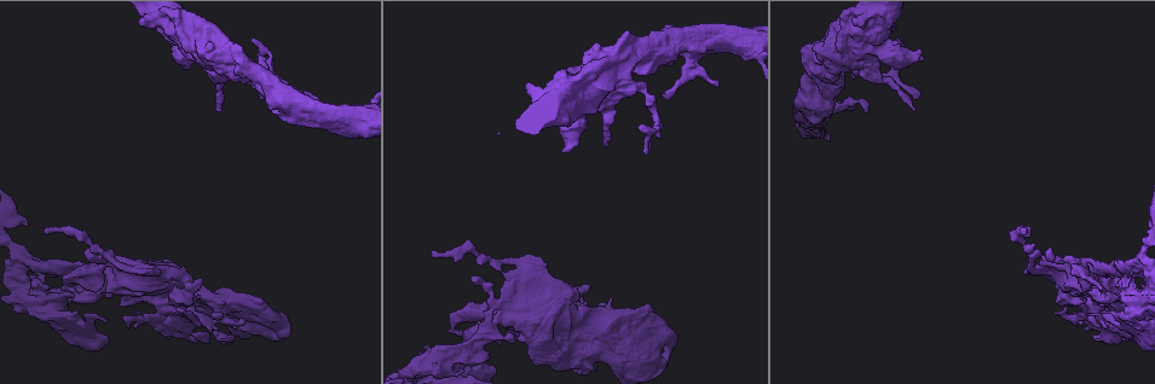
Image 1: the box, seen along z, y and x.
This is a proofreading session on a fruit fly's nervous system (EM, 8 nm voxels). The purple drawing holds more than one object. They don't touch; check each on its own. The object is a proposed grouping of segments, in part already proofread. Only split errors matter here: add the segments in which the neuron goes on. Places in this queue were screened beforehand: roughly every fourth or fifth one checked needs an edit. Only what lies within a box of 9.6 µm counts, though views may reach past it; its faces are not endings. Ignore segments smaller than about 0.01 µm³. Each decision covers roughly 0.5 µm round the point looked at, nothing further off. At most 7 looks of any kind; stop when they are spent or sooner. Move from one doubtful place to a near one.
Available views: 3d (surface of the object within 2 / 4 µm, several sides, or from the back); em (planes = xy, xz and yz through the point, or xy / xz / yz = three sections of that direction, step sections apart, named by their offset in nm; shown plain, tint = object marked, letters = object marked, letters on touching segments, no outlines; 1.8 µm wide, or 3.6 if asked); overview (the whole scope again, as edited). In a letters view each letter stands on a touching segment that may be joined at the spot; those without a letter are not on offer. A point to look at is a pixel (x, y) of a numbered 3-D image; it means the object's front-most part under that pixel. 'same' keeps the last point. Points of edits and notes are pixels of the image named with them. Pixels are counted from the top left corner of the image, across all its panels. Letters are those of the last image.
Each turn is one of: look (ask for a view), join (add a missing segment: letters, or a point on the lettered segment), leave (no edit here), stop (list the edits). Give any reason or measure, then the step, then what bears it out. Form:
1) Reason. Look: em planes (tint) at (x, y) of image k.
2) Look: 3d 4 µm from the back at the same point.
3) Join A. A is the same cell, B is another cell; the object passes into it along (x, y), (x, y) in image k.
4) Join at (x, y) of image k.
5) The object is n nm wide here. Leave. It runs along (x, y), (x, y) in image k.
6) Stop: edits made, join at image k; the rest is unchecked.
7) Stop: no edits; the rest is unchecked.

Closes a loop. Look: 3d 2 µm at (277, 319) of image 1.

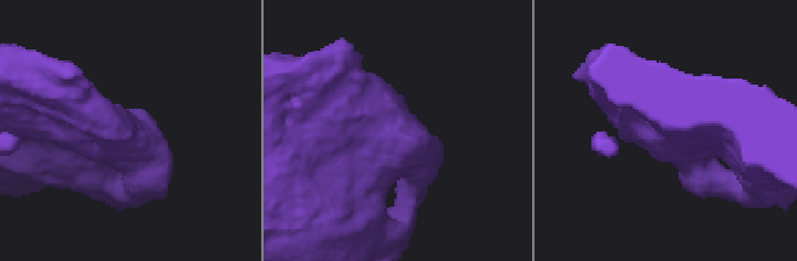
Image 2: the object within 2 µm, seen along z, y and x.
Look: em planes (tint) at (396, 143) of image 2.

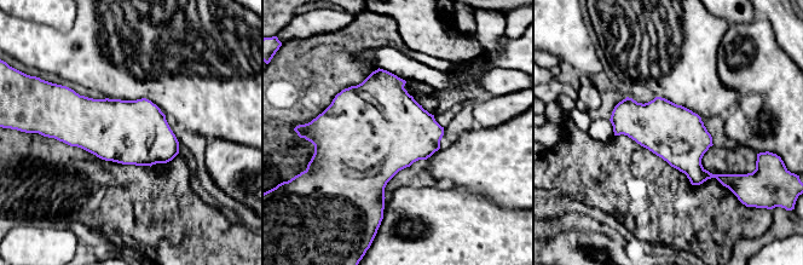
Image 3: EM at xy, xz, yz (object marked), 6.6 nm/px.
What lies round it. Look: em planes (letters) at the same point.

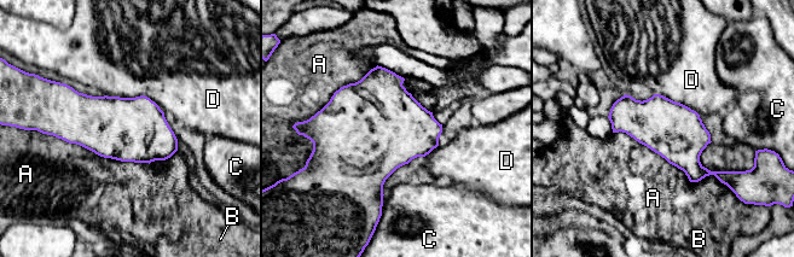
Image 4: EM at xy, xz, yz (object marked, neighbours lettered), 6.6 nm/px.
Leave. A, B, C and D are other cells; a border runs along (42, 133), (121, 161), (178, 150) in image 4; none of them fits.

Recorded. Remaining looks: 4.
Free end. Look: em planes (plain) at (202, 281) of image 1.

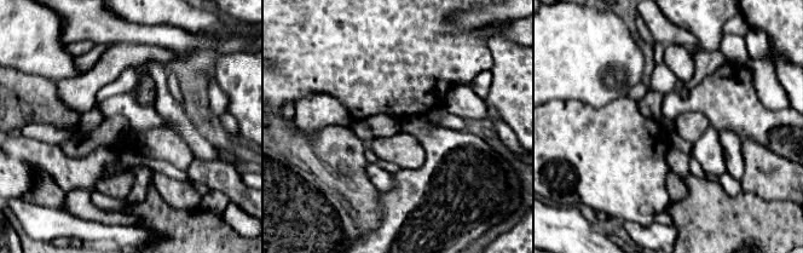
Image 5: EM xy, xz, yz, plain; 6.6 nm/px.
What lies round it. Look: em planes (letters) at the same point.

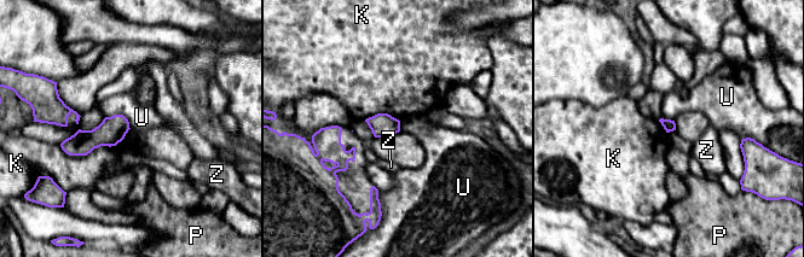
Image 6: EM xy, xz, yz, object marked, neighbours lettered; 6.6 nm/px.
Leave. K, P, U and Z are other cells; a border runs along (105, 116), (122, 115), (131, 128) in image 6; no lettered segment goes on from it.

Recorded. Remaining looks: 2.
Free end. Look: em yz step 8 (tint) at (916, 110) of image 1.

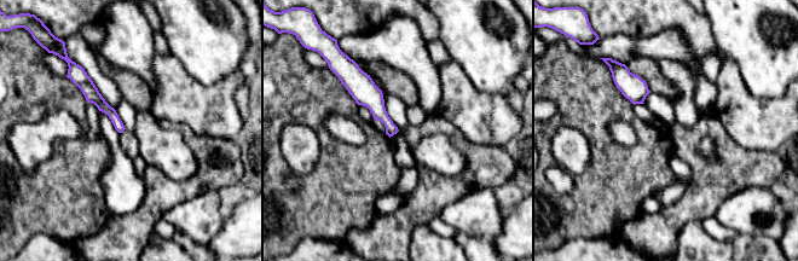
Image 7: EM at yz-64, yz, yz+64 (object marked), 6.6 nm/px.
Look: em planes (letters) at the same point.

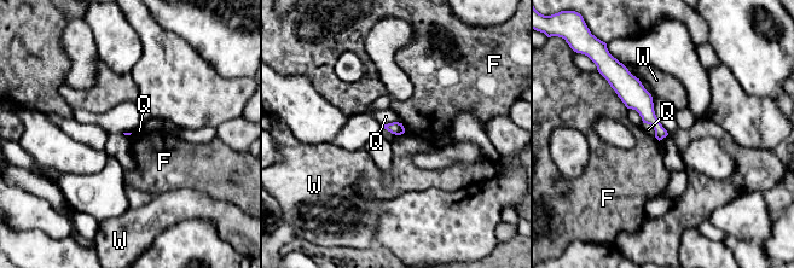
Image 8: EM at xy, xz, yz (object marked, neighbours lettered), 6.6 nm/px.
Leave. F, Q and W are other cells; no lettered segment goes on from it.

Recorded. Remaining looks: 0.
Stop: no edits; the rest is unchecked.

